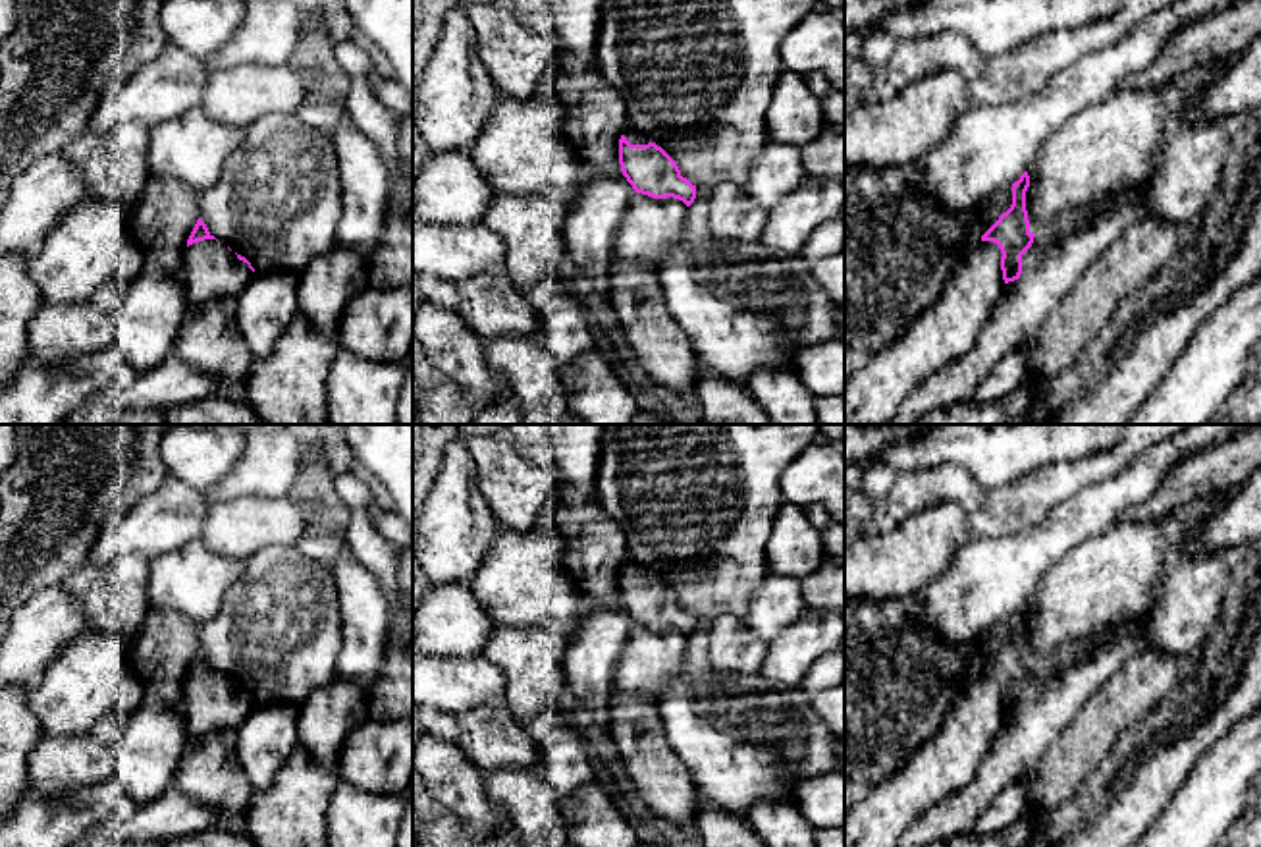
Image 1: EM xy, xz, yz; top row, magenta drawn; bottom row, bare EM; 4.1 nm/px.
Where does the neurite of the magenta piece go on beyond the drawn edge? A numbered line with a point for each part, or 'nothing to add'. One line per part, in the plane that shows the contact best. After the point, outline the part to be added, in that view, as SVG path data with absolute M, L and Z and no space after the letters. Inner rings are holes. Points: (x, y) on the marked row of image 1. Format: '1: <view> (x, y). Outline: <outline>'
1: yz (943, 332). Outline: M979 241L937 301L879 353L860 361L845 388L845 424L889 424L904 399L927 376L960 359L976 343L993 307L1005 293L1001 257L997 243Z

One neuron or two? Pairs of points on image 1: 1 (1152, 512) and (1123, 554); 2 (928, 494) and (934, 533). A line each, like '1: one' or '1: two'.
1: two
2: two

